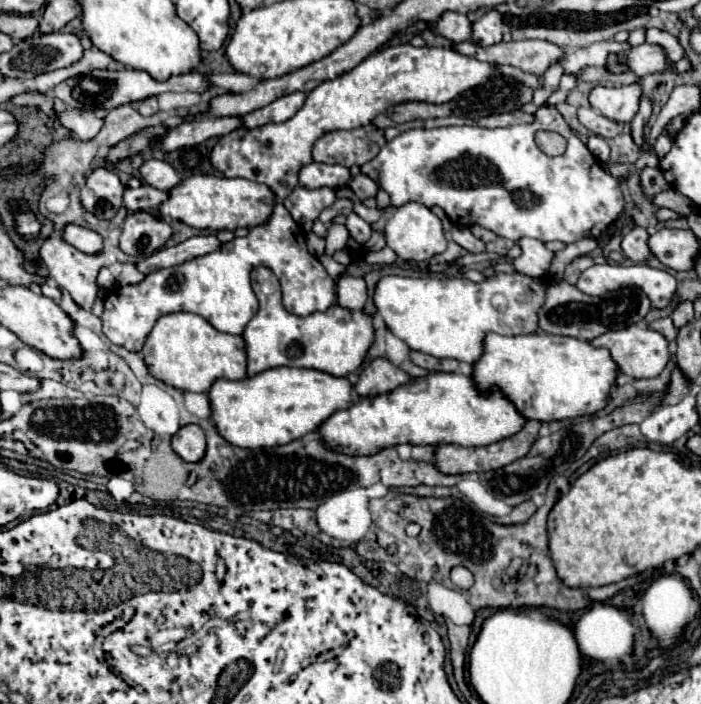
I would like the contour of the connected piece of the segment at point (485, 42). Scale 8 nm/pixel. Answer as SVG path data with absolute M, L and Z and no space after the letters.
M491 10L477 22L473 22L473 42L477 46L493 46L501 42L501 36L503 36L503 16L497 10Z

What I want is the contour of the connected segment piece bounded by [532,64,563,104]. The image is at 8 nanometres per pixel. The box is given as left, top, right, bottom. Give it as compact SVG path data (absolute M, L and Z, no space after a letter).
M553 64L553 68L549 68L549 72L545 72L543 76L543 84L533 92L533 104L543 104L557 88L559 80L563 76L563 64Z

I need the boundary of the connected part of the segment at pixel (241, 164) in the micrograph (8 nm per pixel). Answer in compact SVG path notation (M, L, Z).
M403 44L403 46L391 46L391 48L383 48L377 50L373 56L369 56L367 60L363 60L359 66L355 66L353 70L337 76L335 80L327 80L325 84L319 84L317 88L313 88L313 92L307 94L305 104L301 106L301 110L291 116L289 120L281 122L281 124L265 124L259 128L237 128L225 136L219 138L219 142L213 146L209 160L211 164L225 176L225 178L247 178L253 182L261 182L267 184L275 196L277 202L283 202L285 196L289 196L289 192L293 192L293 188L297 186L297 172L305 166L311 164L311 150L313 144L317 142L317 138L321 138L327 132L333 130L353 130L359 126L367 126L373 122L373 118L377 118L379 114L383 114L389 106L393 104L401 104L401 102L431 102L431 104L443 104L453 100L457 94L475 88L477 84L483 84L485 80L489 80L489 76L495 76L495 68L487 62L479 62L473 60L469 56L463 56L455 50L445 50L445 48L415 48L411 44Z

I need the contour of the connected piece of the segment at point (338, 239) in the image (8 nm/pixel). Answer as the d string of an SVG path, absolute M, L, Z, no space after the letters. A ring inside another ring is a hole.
M331 224L329 234L325 238L325 254L333 256L333 252L345 248L347 238L349 238L349 230L343 224Z

